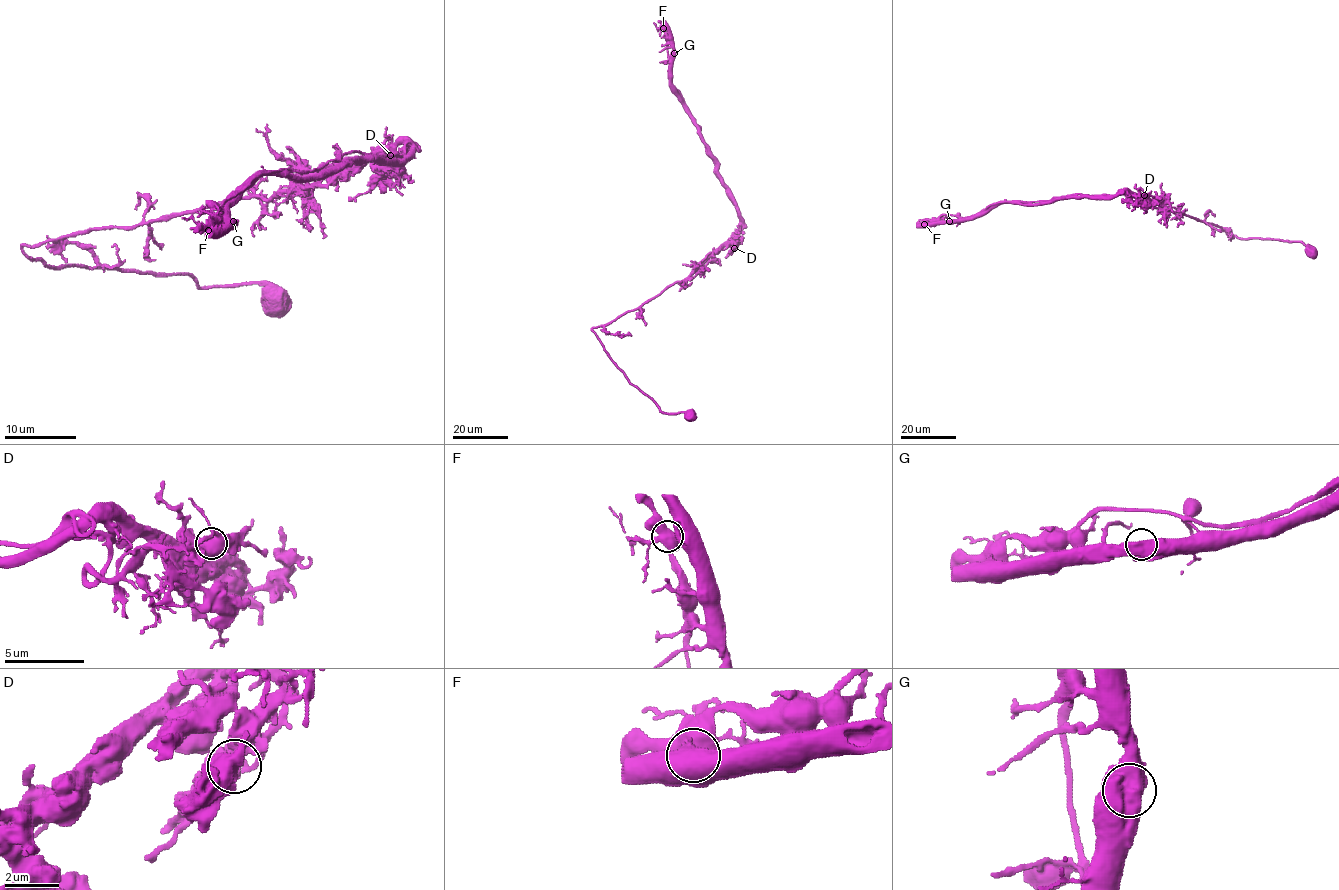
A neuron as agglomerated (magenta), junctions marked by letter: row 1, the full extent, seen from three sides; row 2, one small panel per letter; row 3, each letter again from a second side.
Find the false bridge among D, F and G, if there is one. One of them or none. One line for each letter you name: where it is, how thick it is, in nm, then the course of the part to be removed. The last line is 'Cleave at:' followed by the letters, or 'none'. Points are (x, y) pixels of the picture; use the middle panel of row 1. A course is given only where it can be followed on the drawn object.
F: at (663, 28); 500 nm thick; foreign part runs (664, 28), (673, 48), (671, 86), (716, 163), (716, 173), (743, 223), (699, 266), (708, 271)
Cleave at: F

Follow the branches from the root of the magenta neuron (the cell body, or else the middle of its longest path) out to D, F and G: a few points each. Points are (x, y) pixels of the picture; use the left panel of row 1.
D: (276, 301), (258, 283), (49, 267), (23, 247), (272, 199), (302, 176), (349, 174), (390, 155)
F: (276, 301), (258, 283), (49, 267), (23, 247), (272, 199), (404, 151), (261, 174), (231, 224), (208, 229)
G: (276, 301), (258, 283), (49, 267), (23, 251), (272, 199), (404, 151), (261, 174), (233, 221)

